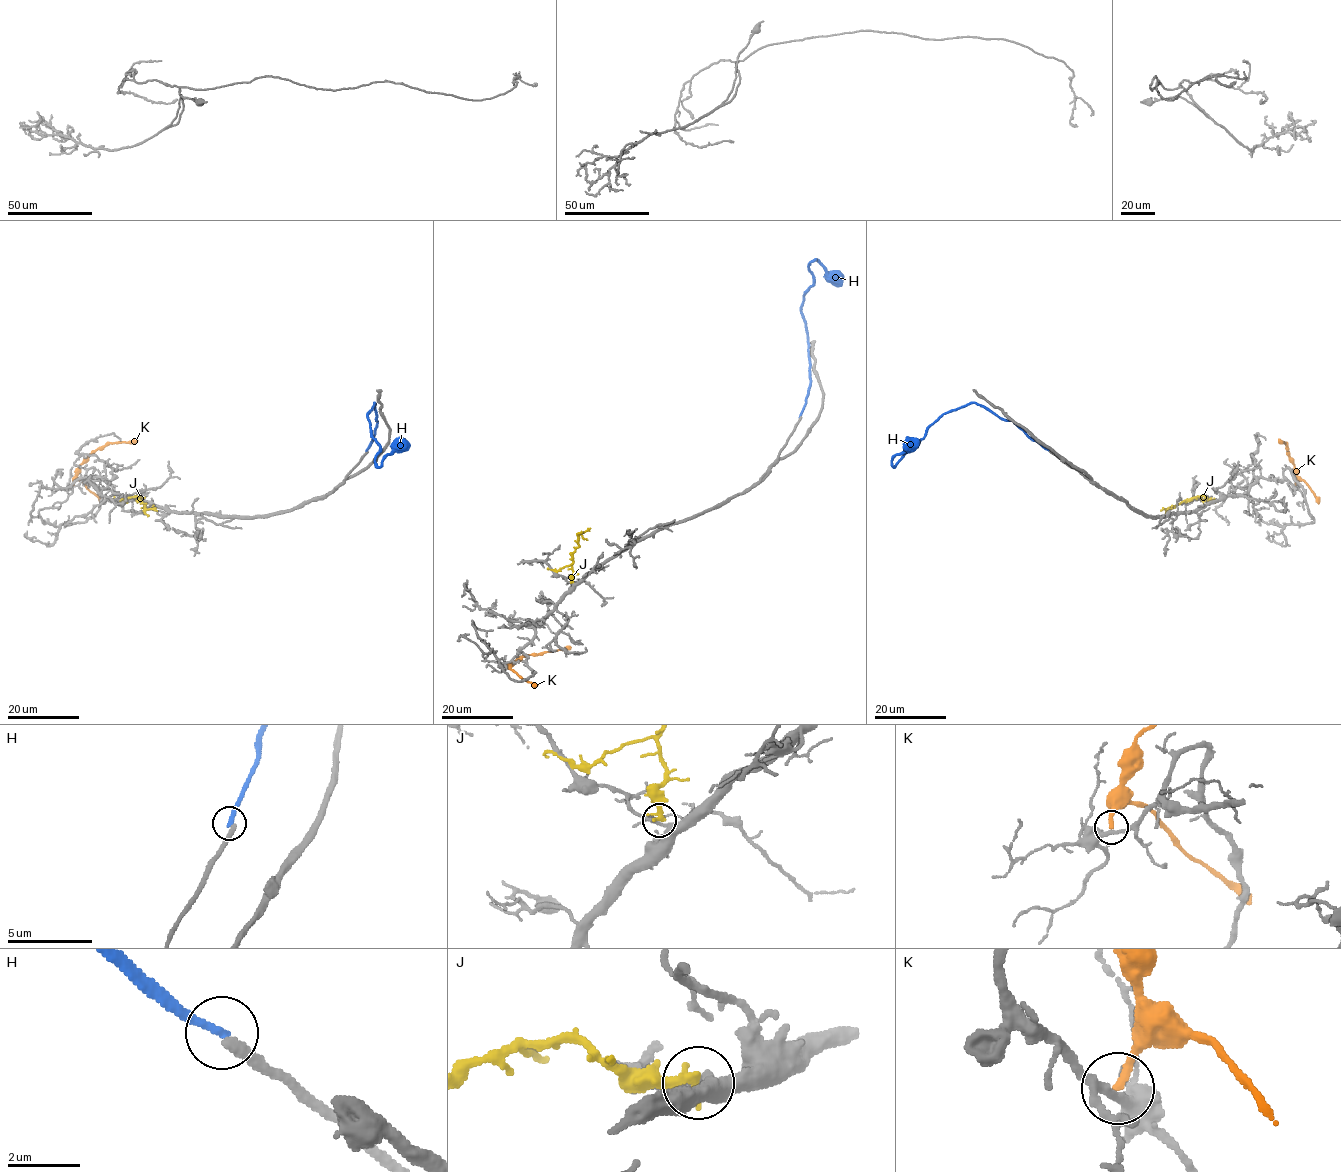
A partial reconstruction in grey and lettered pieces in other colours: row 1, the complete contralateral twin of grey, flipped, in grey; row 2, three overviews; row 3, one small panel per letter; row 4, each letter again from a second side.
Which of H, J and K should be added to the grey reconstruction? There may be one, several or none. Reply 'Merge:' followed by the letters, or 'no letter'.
Merge: no letter

